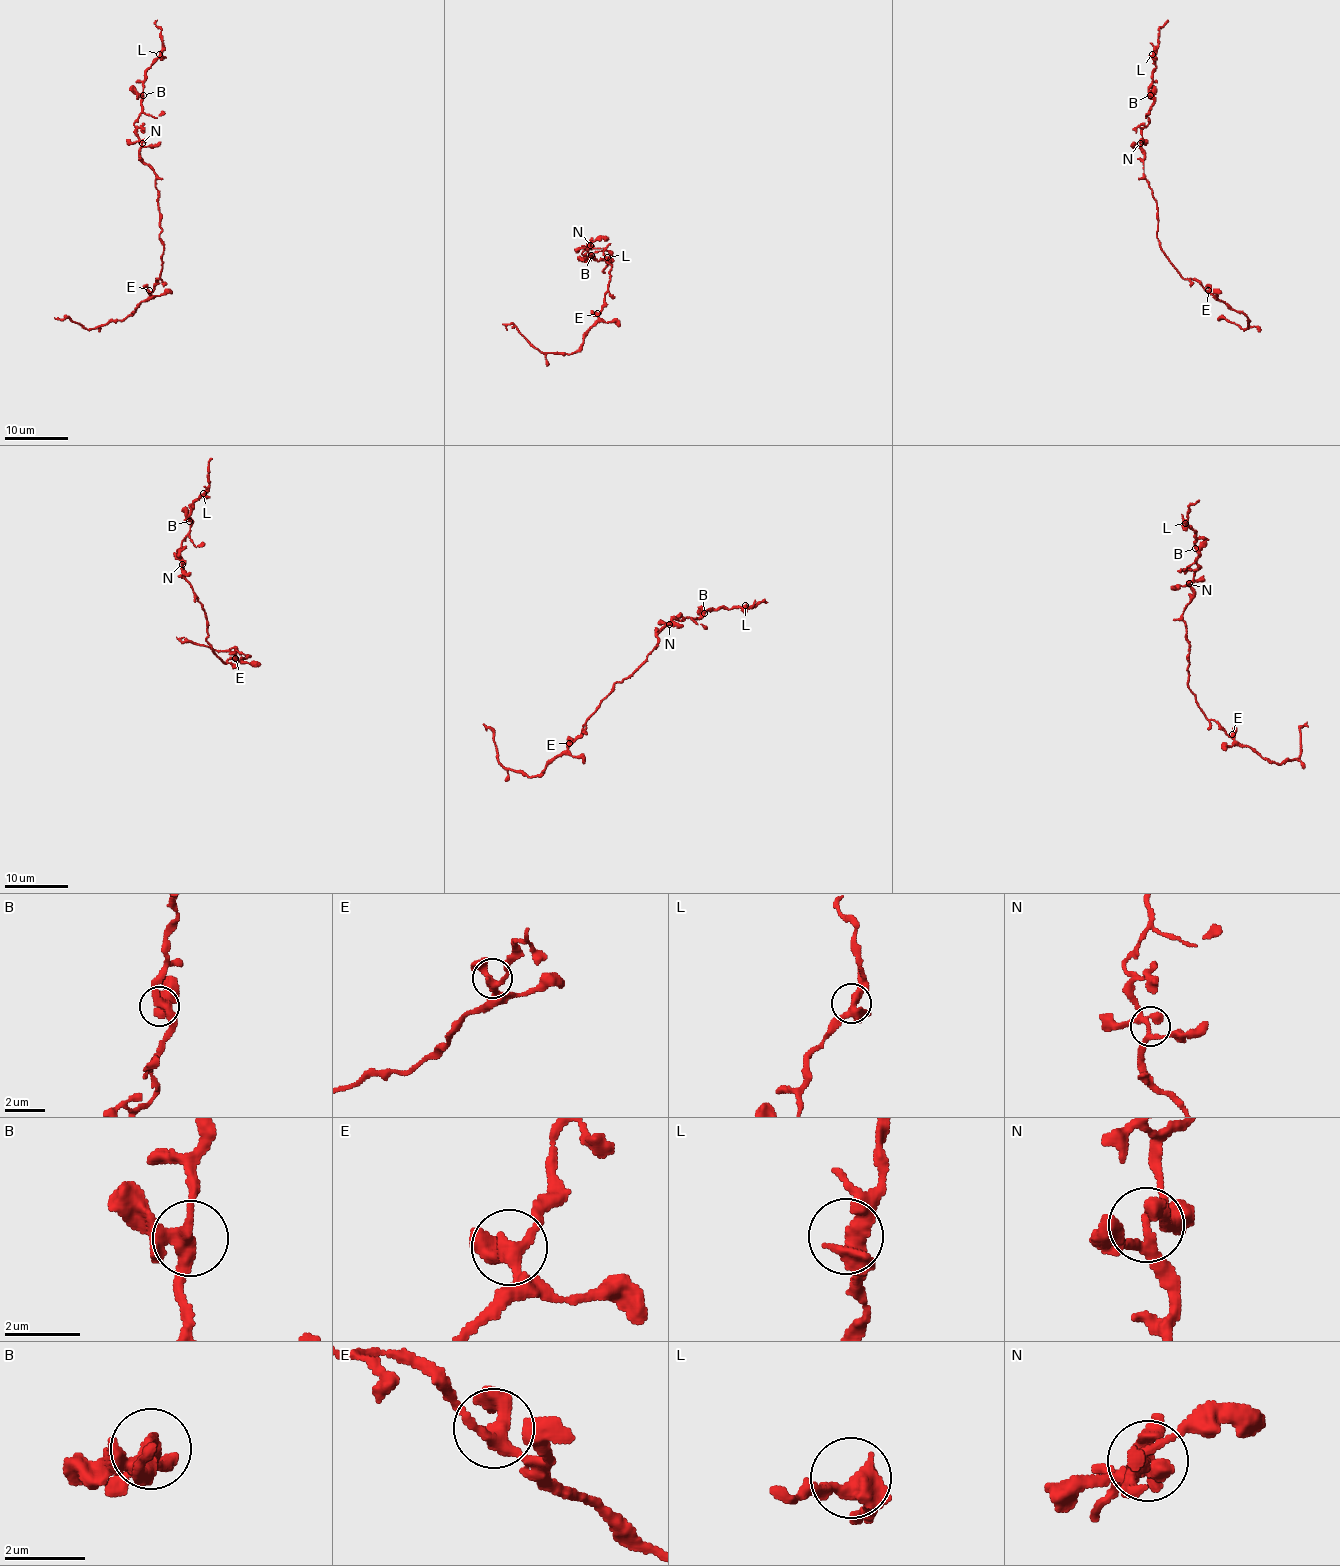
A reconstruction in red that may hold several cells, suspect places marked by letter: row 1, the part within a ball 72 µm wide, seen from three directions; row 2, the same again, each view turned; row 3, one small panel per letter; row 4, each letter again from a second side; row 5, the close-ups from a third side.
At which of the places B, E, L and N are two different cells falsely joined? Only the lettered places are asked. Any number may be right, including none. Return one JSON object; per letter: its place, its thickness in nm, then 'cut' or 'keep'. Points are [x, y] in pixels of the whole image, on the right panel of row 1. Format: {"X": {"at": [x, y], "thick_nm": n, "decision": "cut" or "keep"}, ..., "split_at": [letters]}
{"B": {"at": [1150, 95], "thick_nm": 320, "decision": "keep"}, "E": {"at": [1208, 290], "thick_nm": 340, "decision": "keep"}, "L": {"at": [1152, 54], "thick_nm": 360, "decision": "keep"}, "N": {"at": [1140, 143], "thick_nm": 320, "decision": "keep"}, "split_at": []}

